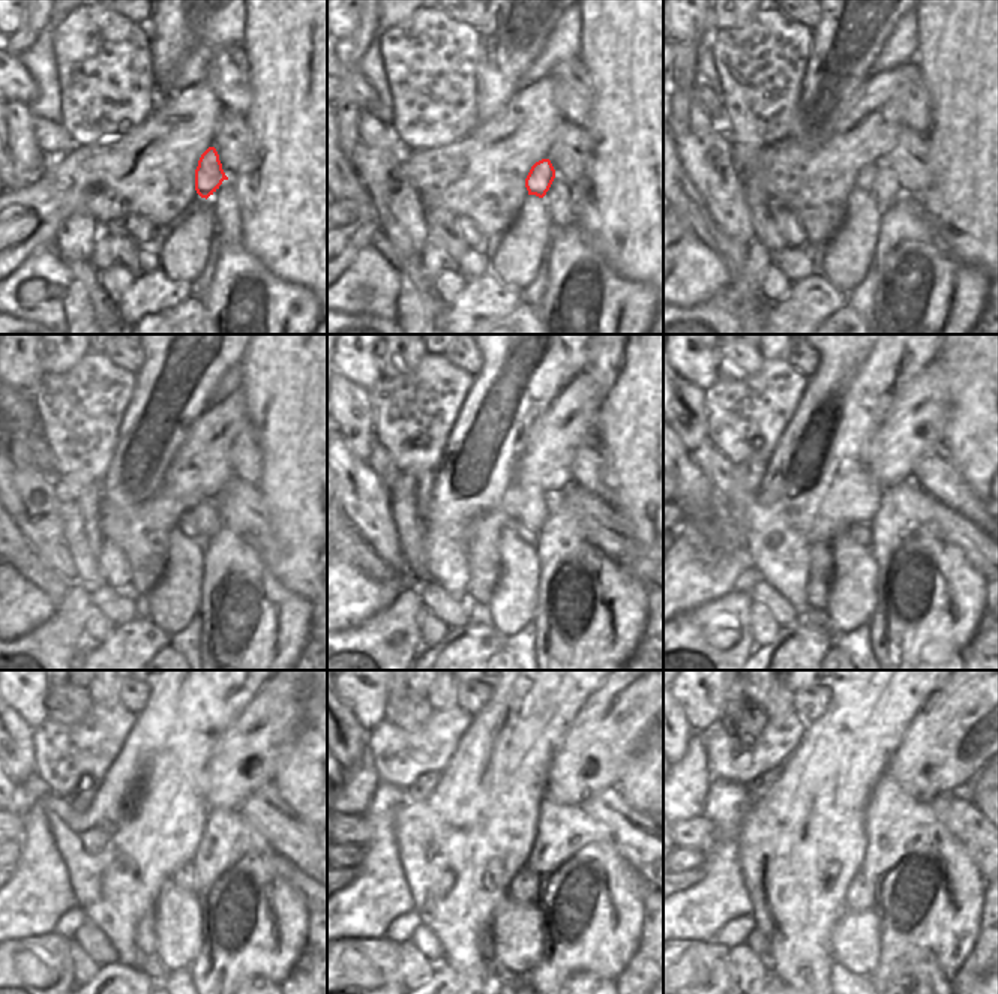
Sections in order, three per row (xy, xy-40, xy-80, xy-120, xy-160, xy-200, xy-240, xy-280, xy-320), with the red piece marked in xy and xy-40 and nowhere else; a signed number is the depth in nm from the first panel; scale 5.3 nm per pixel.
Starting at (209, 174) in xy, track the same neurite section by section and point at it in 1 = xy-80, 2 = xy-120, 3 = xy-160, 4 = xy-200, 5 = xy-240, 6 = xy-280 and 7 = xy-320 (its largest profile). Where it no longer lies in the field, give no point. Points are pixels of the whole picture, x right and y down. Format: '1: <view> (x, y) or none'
1: xy-80 (865, 180)
2: xy-120 (186, 523)
3: xy-160 (527, 534)
4: xy-200 (860, 532)
5: xy-240 (185, 877)
6: xy-280 (524, 886)
7: xy-320 (860, 892)

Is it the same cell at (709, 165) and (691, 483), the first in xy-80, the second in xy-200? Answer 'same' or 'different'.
same

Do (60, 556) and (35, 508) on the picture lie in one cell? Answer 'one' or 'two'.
one

